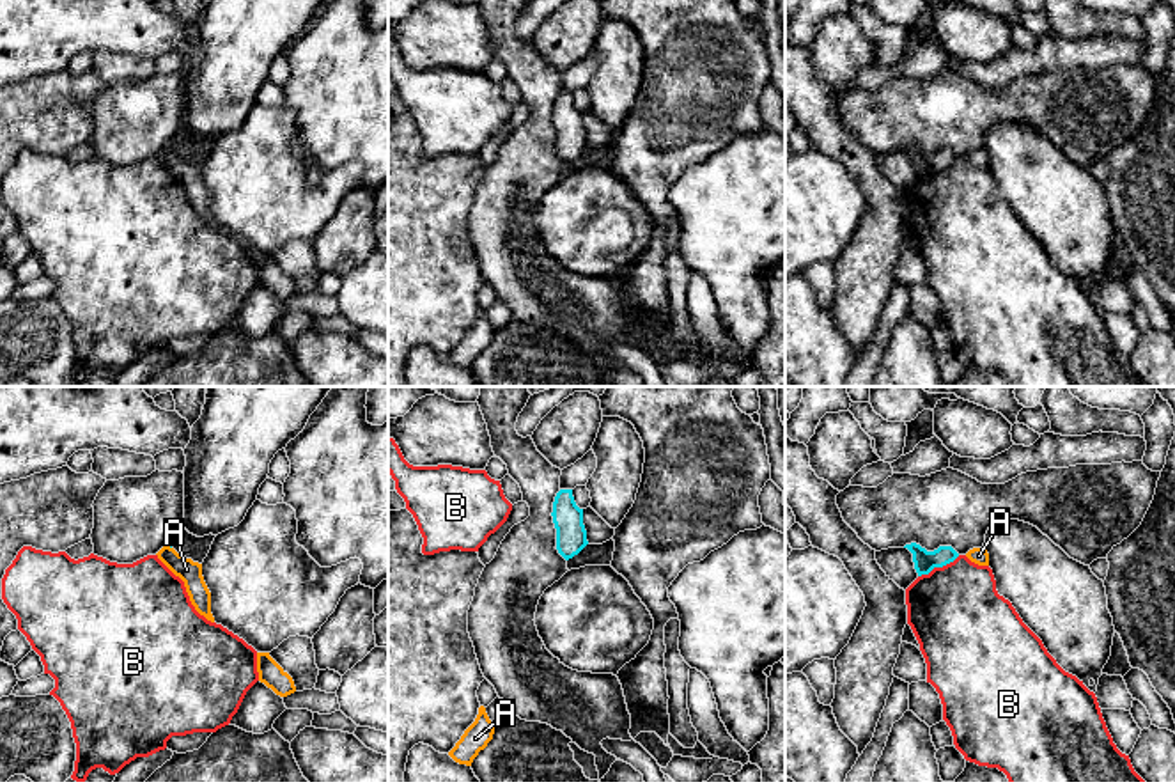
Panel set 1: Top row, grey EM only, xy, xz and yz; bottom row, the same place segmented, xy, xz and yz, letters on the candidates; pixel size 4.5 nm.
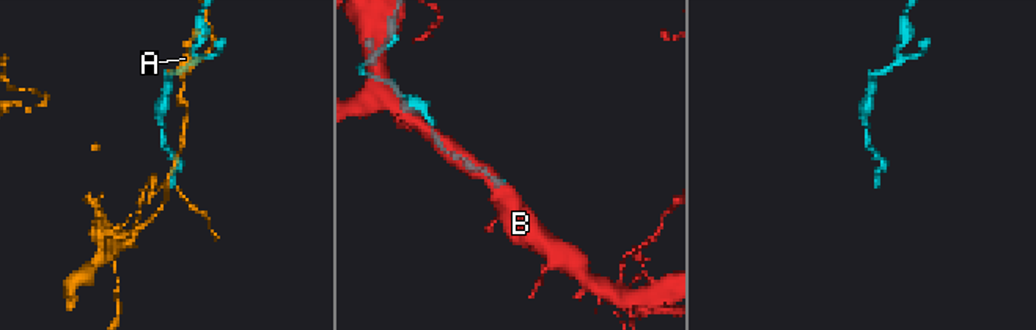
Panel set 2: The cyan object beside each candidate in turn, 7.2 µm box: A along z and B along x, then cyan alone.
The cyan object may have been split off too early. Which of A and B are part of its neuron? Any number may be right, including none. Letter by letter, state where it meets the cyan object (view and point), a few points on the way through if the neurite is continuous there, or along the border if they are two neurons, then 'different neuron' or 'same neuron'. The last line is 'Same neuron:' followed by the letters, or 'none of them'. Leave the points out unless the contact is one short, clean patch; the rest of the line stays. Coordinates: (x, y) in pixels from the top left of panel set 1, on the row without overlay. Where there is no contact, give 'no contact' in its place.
A: no contact; different neuron
B: contact yz (938, 169); border yz (959, 158), (918, 179); different neuron
Same neuron: none of them

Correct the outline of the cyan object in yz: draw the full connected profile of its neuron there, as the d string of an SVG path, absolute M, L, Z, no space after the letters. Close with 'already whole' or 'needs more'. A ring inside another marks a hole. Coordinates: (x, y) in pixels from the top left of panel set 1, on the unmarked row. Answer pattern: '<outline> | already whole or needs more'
M911 145L904 151L913 156L913 165L918 179L929 177L934 170L943 170L959 160L959 156L952 149L939 149L934 154L927 154L920 147Z | already whole

